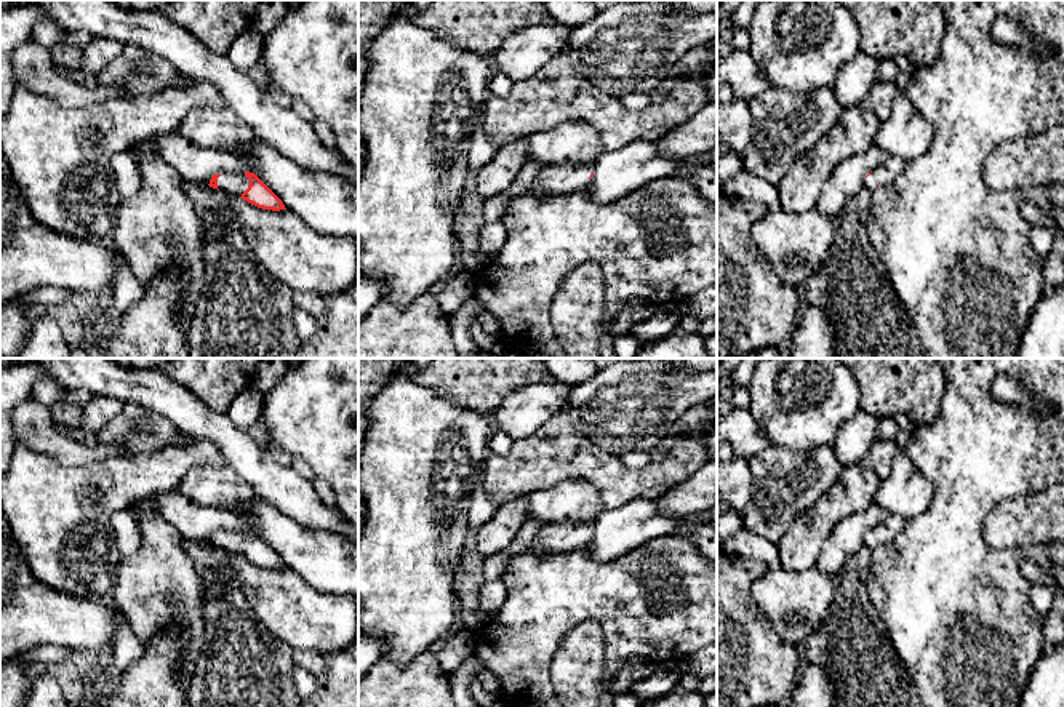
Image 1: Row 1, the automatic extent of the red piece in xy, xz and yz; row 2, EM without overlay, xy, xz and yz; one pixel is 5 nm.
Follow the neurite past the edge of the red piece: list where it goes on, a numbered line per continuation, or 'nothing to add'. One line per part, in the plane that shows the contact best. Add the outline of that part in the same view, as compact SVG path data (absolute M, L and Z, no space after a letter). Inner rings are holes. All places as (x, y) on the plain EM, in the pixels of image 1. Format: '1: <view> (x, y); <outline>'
1: xy (232, 543); M224 531L218 536L218 547L232 555L242 555L248 544L250 537L245 533Z

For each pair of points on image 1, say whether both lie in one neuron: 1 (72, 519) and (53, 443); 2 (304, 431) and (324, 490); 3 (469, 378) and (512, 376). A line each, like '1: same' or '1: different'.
1: different
2: different
3: same

